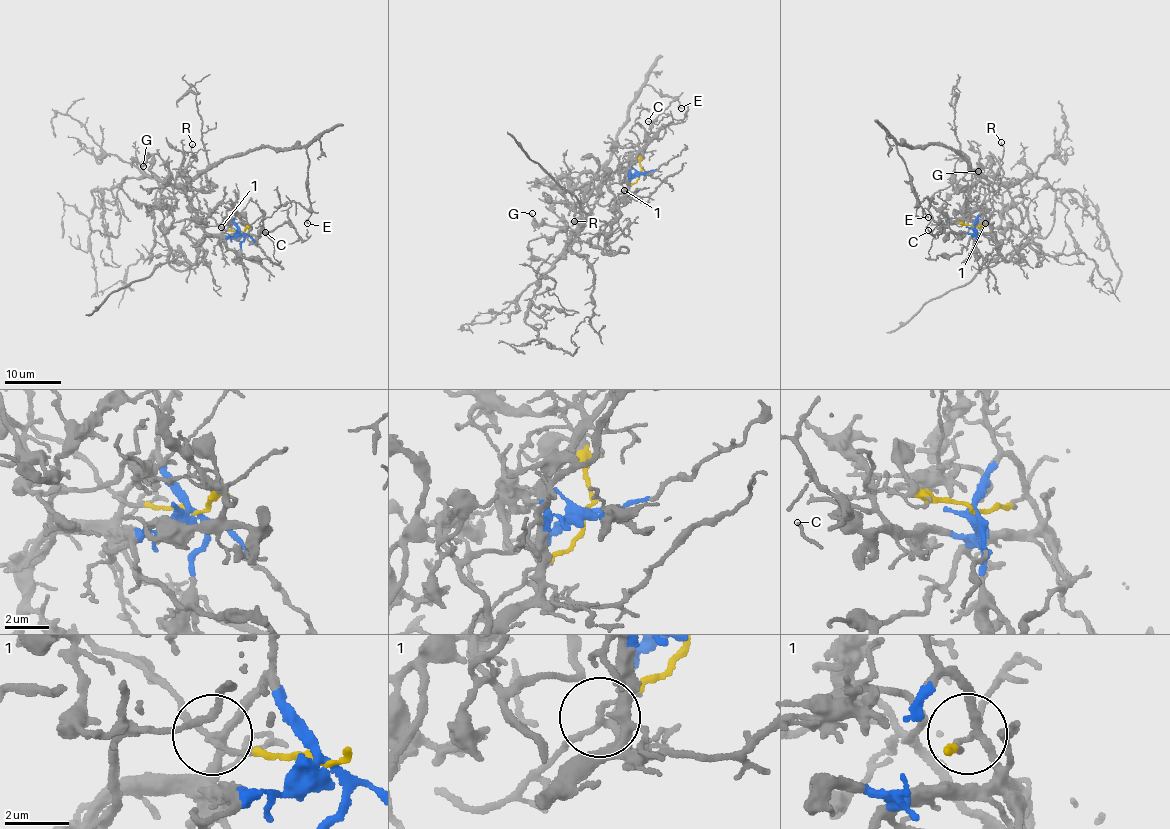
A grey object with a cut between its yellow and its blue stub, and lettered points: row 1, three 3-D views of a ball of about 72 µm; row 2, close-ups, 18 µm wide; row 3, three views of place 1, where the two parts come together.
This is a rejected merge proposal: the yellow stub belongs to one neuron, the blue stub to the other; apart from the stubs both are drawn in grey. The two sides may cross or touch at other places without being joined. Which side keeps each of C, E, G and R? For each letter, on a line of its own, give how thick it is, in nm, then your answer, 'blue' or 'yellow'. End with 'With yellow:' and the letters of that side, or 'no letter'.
C: 110 nm | blue
E: 110 nm | yellow
G: 140 nm | blue
R: 140 nm | yellow
With yellow: E, R

